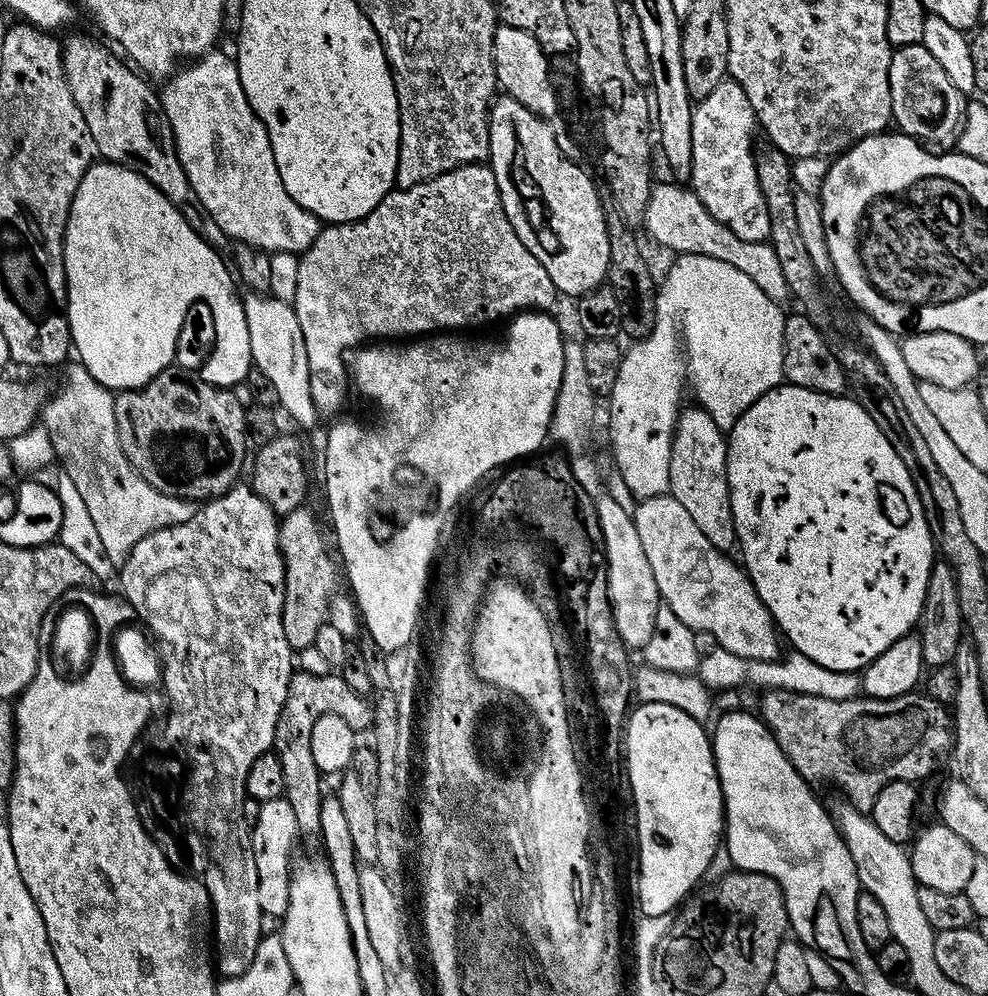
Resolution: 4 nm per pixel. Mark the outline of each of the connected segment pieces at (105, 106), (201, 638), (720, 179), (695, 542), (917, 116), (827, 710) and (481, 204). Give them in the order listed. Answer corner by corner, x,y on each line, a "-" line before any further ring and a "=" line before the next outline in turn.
68,36
63,37
60,50
64,81
68,83
78,110
82,110
82,118
86,118
86,126
90,126
90,138
94,138
97,153
107,163
121,164
123,168
142,174
146,182
170,198
173,206
209,246
217,250
227,249
229,236
218,226
218,222
214,222
214,218
210,218
202,202
198,202
198,194
194,194
194,186
190,186
186,170
182,170
182,162
178,162
176,140
164,117
157,89
152,89
139,71
129,67
107,43
104,44
88,36
=
237,483
223,496
215,496
213,500
201,503
196,513
186,522
171,524
146,534
146,538
142,538
142,542
138,542
134,550
130,550
124,563
119,565
119,578
121,588
119,591
123,599
127,600
130,606
134,606
134,610
138,610
138,614
144,619
145,629
149,633
153,632
157,642
160,643
160,660
164,663
162,683
168,687
171,700
178,705
179,713
186,722
186,728
190,730
190,741
194,746
197,770
189,777
189,785
193,787
190,792
190,802
194,810
189,811
188,820
191,829
193,826
204,838
208,865
205,866
204,872
202,871
202,883
212,903
214,968
224,978
241,976
246,974
246,970
250,970
250,962
254,962
254,954
258,950
258,942
262,935
260,927
266,923
262,906
258,906
258,870
254,866
251,825
242,816
242,807
245,806
248,798
245,782
247,772
254,762
258,761
259,756
273,751
272,743
278,726
278,718
282,714
282,706
286,702
290,678
294,671
294,650
286,642
284,629
284,553
280,551
280,520
276,511
266,506
266,502
262,502
262,498
258,498
258,494
247,483
=
726,78
706,94
693,107
693,164
690,187
695,192
702,206
722,226
728,226
746,242
767,241
770,234
770,214
766,210
766,202
762,198
762,190
758,186
758,174
756,173
756,157
754,155
754,139
752,131
757,131
756,115
738,82
=
671,494
645,496
637,504
640,505
634,508
632,512
632,521
638,530
638,538
642,542
642,550
646,550
646,558
650,562
650,570
654,570
654,582
660,591
661,601
668,603
671,610
674,610
674,614
676,614
686,626
692,628
694,633
702,634
702,632
705,632
706,635
713,636
713,638
716,639
714,642
717,647
727,650
730,654
737,654
738,658
746,658
747,660
754,661
770,661
777,659
780,654
780,652
778,652
780,636
777,626
775,622
772,621
772,616
769,614
767,606
762,602
762,598
758,598
758,594
752,585
752,579
749,578
748,573
744,571
743,567
741,567
737,561
735,564
735,562
728,557
728,554
725,554
721,549
713,546
710,542
710,538
706,538
706,534
702,534
702,530
698,530
698,526
694,523
694,518
690,518
690,514
682,506
682,502
675,500
=
911,44
895,49
890,62
890,98
892,99
892,119
895,127
903,135
911,136
920,142
929,142
928,140
948,140
957,135
958,129
962,123
964,109
966,107
965,93
960,92
946,78
946,70
938,66
938,61
934,59
934,54
926,50
924,44
=
781,688
765,691
760,700
758,716
765,727
772,732
778,746
790,758
794,770
802,774
802,778
813,786
833,784
840,788
847,803
859,812
871,813
874,798
878,798
878,790
895,780
911,780
921,782
940,763
947,761
952,755
952,713
944,708
932,696
919,696
913,690
906,696
894,698
874,698
857,694
851,700
835,700
810,694
787,692
=
487,163
463,164
446,174
438,174
426,182
416,184
412,188
401,188
387,192
366,214
362,220
353,220
351,224
328,224
321,227
305,252
299,253
298,282
294,286
294,298
290,301
292,309
296,312
298,326
302,326
302,342
306,342
306,362
310,372
310,394
314,398
314,406
321,417
335,417
344,399
350,392
350,368
346,357
350,350
373,338
420,338
425,334
440,334
445,330
460,330
456,328
476,328
479,324
492,324
495,320
503,321
525,310
548,310
551,304
558,299
554,282
550,282
550,274
542,267
542,262
522,246
522,238
514,234
514,226
506,218
502,210
502,198
498,190
498,182
494,178
491,167

